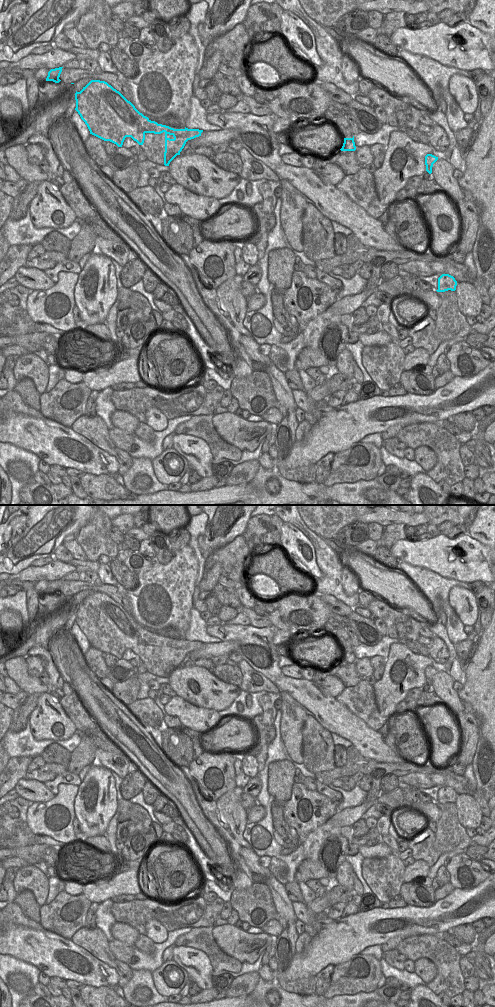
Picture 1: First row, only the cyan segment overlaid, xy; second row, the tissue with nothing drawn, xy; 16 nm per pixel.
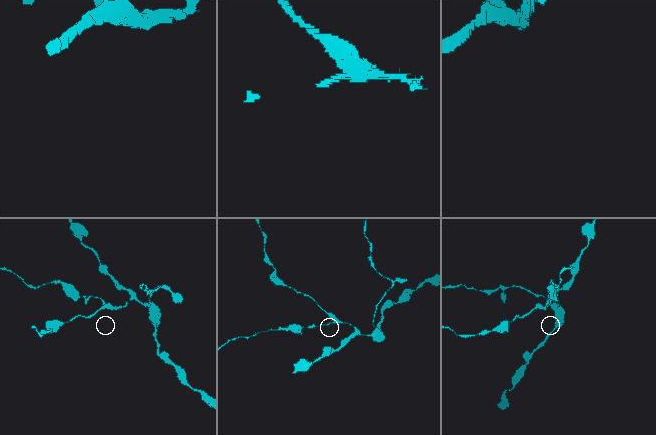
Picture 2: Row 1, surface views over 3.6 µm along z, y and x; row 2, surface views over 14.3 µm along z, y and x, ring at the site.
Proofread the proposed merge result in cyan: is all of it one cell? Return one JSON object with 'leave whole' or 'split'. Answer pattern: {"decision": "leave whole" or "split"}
{"decision": "leave whole"}

